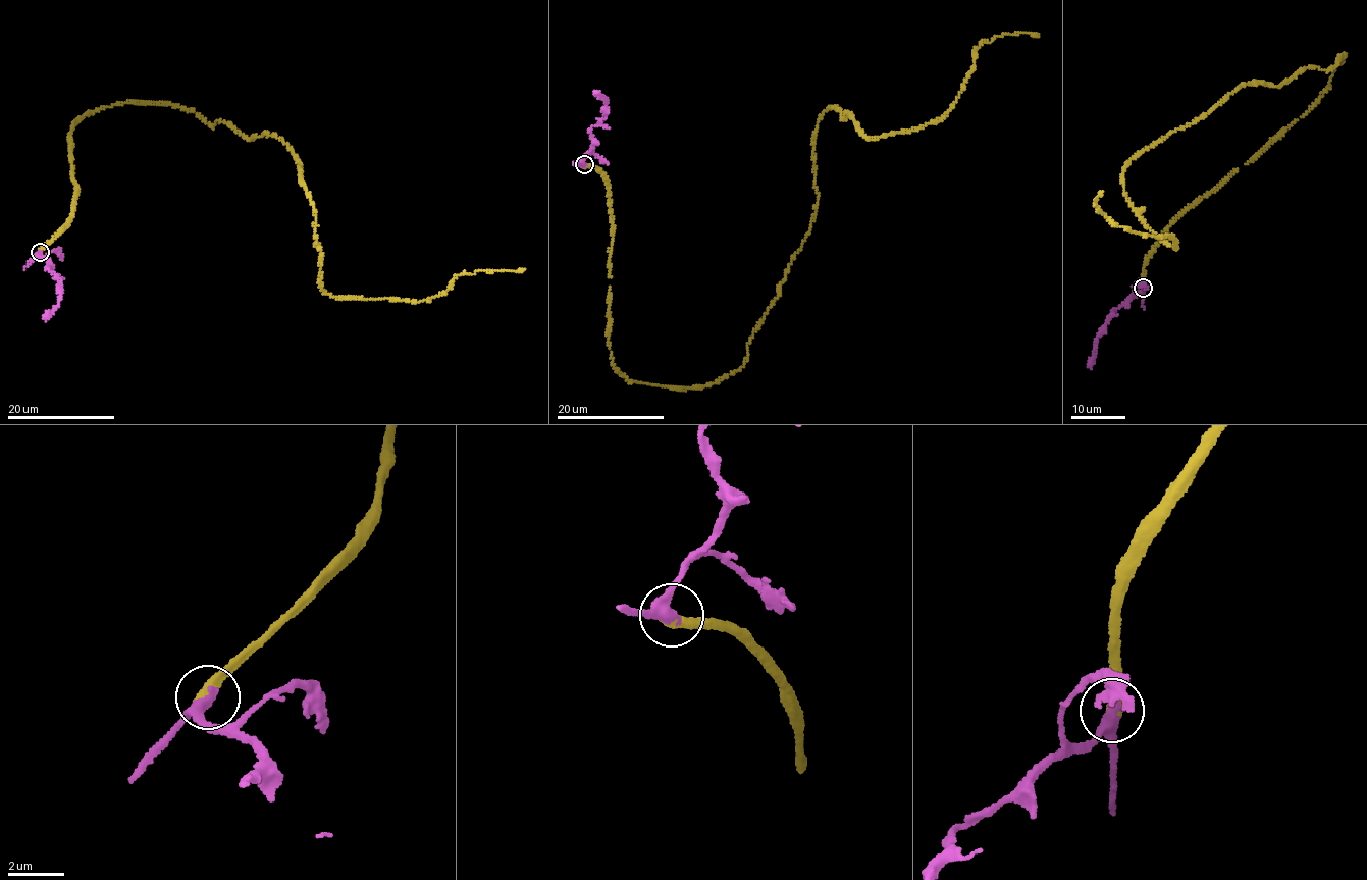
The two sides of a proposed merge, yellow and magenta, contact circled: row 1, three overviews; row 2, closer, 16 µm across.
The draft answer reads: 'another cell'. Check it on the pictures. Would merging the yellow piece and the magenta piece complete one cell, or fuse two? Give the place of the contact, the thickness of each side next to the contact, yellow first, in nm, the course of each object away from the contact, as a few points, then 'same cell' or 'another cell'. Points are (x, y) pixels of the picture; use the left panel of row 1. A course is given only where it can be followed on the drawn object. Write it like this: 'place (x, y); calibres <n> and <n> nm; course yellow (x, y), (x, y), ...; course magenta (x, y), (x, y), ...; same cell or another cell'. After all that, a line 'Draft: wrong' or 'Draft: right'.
place (40, 252); calibres 460 and 340 nm; course yellow (39, 252), (71, 210), (71, 126), (130, 102), (281, 139), (325, 293), (416, 301), (459, 274), (525, 270); course magenta (39, 252), (39, 256), (50, 262), (48, 269), (60, 282), (61, 293), (59, 304), (43, 316); same cell
Draft: wrong

